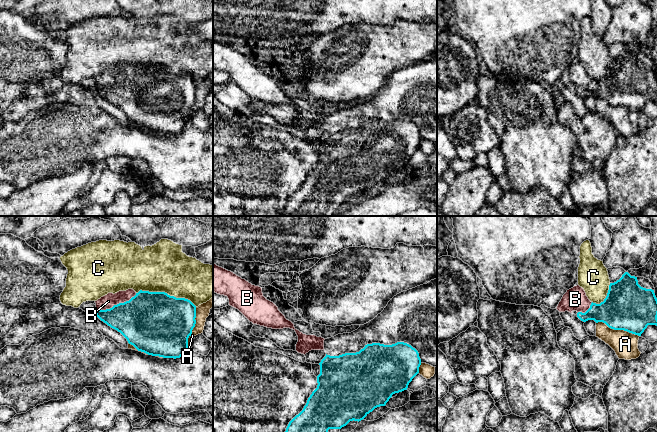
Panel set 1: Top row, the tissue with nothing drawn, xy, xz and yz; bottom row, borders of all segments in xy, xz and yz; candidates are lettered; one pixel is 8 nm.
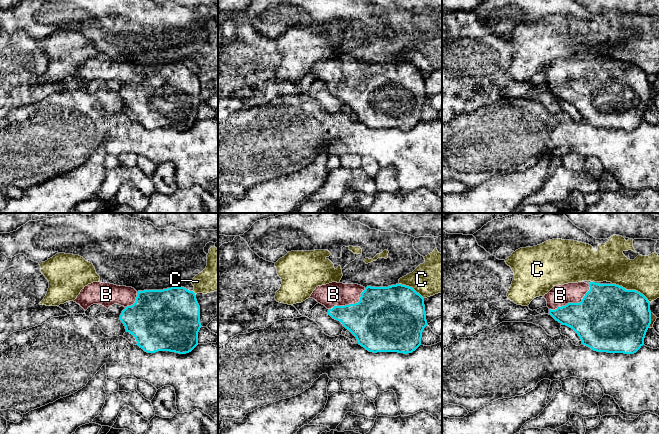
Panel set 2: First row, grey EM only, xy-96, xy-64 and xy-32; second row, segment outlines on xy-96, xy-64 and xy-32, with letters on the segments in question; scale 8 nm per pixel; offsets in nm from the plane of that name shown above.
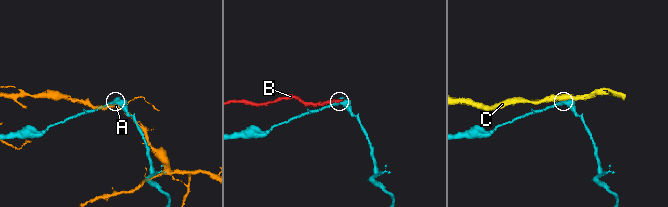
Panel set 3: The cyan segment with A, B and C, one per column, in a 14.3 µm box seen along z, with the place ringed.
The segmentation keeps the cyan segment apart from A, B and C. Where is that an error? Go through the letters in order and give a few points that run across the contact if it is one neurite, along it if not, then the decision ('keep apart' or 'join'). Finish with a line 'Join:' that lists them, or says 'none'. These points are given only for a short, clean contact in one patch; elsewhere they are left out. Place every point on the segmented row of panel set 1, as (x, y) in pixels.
A: keep apart
B: xy (143, 320), (117, 304), (111, 304), (108, 301) | join
C: keep apart
Join: B

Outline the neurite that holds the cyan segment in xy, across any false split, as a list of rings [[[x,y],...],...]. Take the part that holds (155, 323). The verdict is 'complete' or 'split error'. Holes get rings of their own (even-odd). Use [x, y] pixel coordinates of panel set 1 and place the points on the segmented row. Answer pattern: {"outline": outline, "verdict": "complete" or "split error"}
{"outline": [[[133,289],[119,291],[115,294],[108,293],[96,303],[96,316],[111,328],[120,332],[138,351],[148,355],[163,358],[180,358],[188,349],[188,338],[196,324],[196,306],[188,299],[176,298],[165,292],[149,292],[140,290],[136,293]]], "verdict": "split error"}

